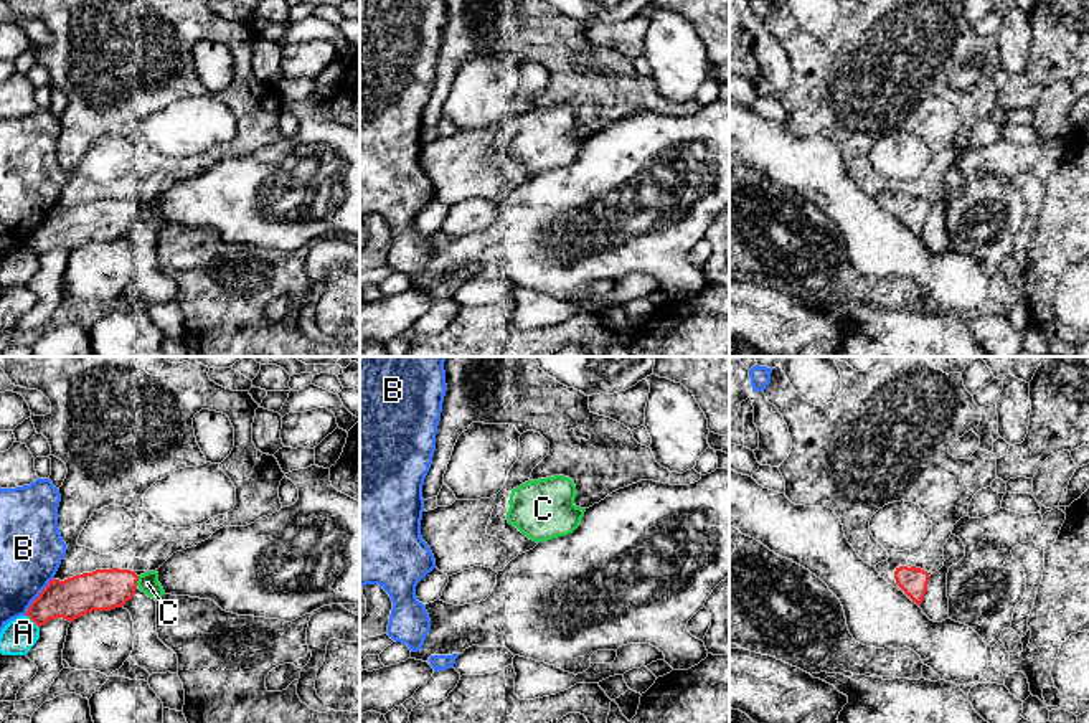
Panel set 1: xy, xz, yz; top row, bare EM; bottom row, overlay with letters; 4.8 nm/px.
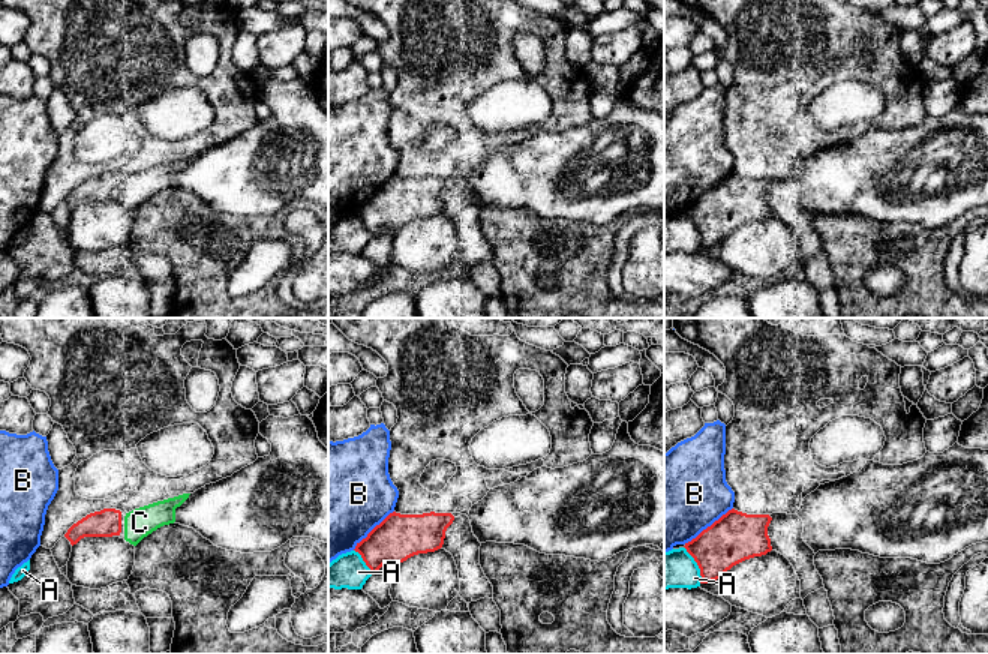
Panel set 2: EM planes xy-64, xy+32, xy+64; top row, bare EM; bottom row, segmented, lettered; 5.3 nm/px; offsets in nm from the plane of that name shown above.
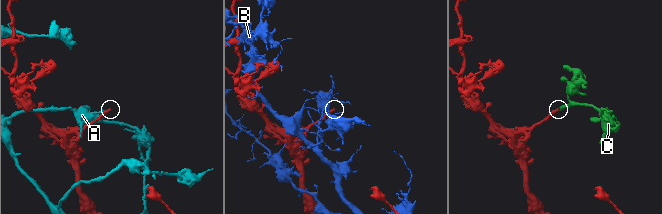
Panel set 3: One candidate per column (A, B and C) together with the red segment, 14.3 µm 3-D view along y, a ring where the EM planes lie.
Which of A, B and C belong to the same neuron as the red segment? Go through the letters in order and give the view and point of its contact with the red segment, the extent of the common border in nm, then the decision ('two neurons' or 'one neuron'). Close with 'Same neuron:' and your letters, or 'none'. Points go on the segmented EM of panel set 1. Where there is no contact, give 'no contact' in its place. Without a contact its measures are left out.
A: xy (32, 619) | 100 nm | two neurons
B: xy (38, 596) | 240 nm | two neurons
C: xy (137, 580) | 50 nm | one neuron
Same neuron: C

